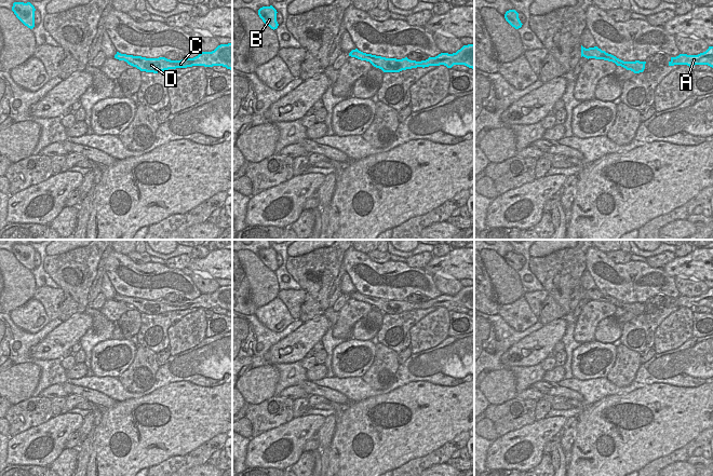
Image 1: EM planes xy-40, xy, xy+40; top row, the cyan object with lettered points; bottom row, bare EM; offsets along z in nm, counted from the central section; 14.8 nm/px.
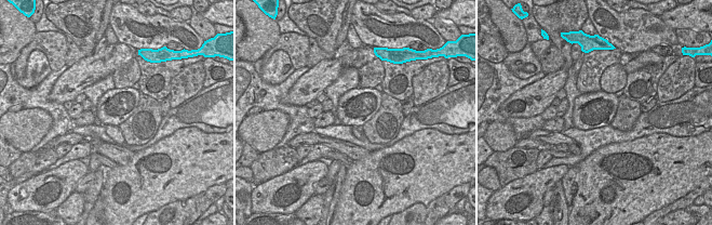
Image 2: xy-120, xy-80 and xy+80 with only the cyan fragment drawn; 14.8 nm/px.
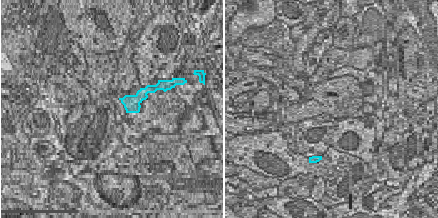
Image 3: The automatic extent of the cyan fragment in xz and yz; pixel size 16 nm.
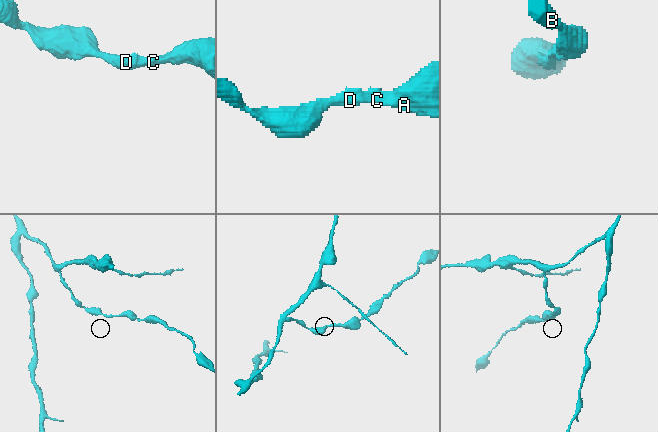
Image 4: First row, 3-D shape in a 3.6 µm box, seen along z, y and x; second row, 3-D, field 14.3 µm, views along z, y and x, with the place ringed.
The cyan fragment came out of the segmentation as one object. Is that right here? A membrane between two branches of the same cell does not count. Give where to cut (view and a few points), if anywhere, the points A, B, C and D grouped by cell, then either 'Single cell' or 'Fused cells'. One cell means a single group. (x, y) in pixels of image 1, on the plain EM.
No split. Groups: A B C D. Single cell.

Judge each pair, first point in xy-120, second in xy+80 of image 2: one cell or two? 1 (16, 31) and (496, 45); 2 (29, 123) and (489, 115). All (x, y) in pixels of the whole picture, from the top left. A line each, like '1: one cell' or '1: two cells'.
1: two cells
2: two cells

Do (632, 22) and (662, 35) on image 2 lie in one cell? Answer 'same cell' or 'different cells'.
same cell

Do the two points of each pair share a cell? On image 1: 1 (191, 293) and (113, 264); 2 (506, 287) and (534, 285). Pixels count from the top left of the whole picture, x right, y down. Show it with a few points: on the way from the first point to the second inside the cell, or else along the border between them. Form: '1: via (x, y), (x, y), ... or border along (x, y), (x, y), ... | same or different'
1: via (171, 281), (131, 280) | same
2: border along (516, 271), (524, 291) | different

